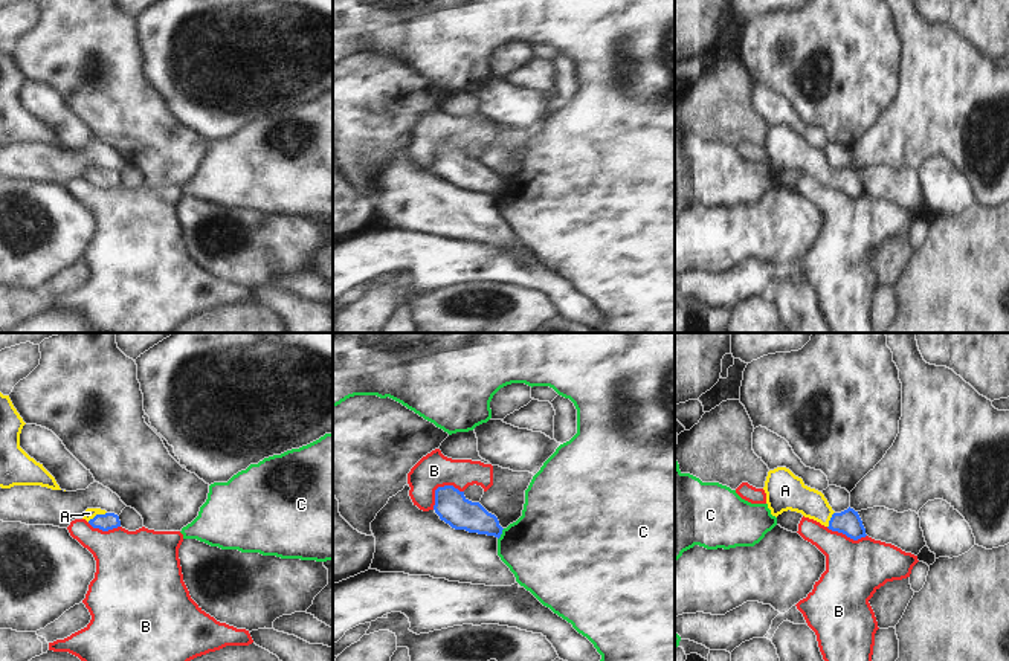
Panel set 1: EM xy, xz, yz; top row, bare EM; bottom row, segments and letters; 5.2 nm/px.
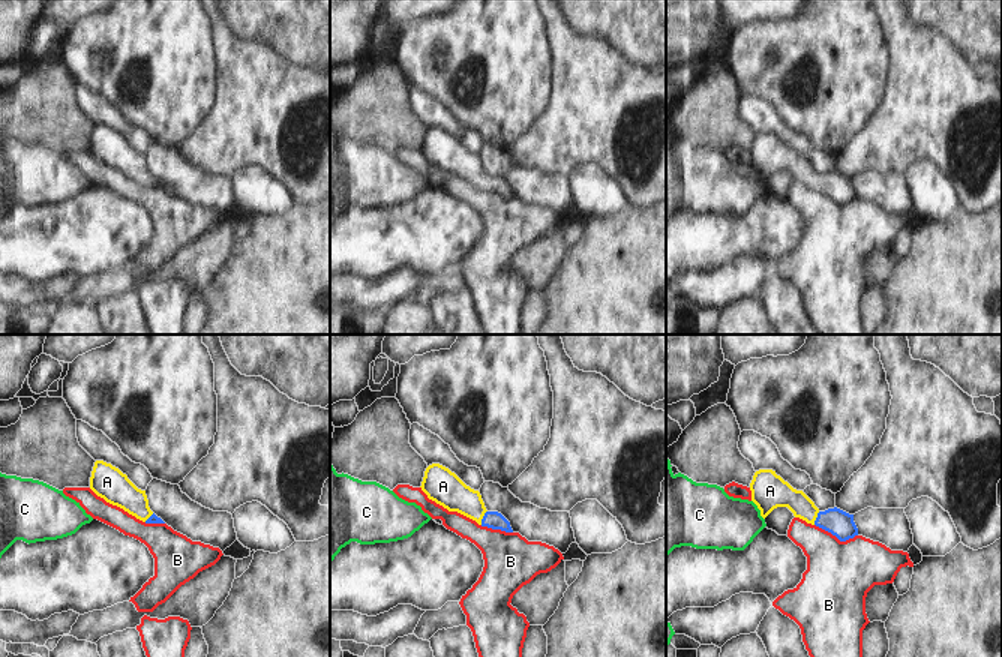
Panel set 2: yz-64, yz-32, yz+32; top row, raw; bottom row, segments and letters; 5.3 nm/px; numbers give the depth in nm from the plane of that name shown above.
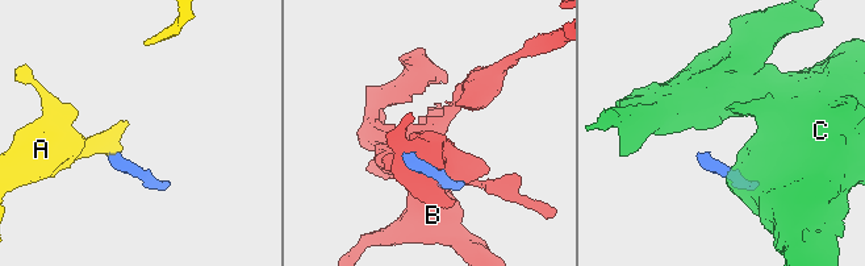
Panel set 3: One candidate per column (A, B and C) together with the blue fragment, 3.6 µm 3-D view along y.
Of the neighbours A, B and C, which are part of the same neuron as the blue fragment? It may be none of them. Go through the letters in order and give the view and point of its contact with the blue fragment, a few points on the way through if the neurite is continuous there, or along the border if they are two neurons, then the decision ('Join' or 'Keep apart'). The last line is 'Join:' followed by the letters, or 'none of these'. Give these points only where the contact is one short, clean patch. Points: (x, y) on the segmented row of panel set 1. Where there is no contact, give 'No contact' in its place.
A: Touches blue at xy (96, 515). Path across: xy (109, 521), (103, 521), (96, 515), (89, 513). Join
B: Touches blue at xz (440, 487). Keep apart
C: Touches blue at xz (501, 533). Keep apart
Join: A.

